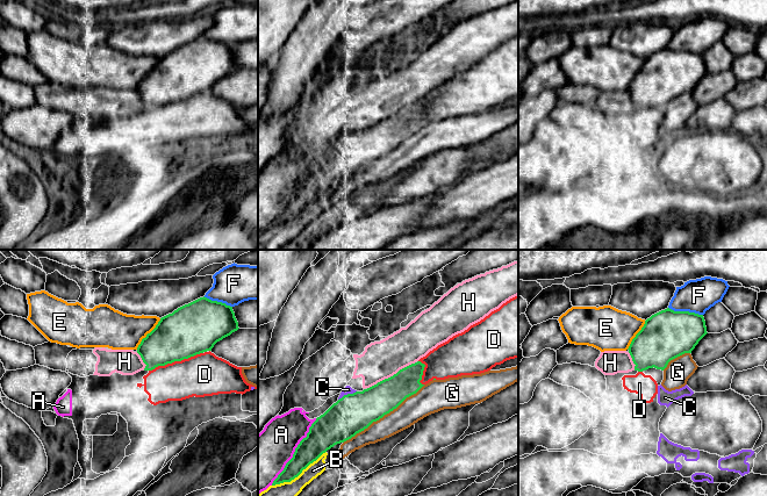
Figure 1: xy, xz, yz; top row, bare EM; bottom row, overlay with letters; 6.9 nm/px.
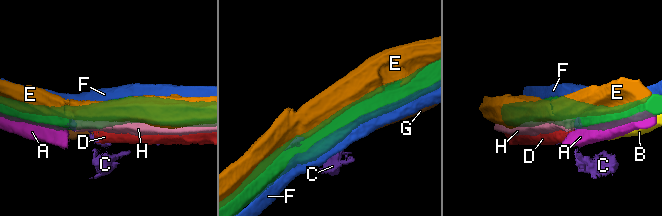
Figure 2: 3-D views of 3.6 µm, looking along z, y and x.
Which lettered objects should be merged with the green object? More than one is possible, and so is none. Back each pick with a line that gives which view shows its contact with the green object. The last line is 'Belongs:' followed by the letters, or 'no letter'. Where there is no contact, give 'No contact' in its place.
Belongs: no letter

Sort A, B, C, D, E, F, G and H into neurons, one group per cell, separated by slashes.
A D / B G / C / E / F / H

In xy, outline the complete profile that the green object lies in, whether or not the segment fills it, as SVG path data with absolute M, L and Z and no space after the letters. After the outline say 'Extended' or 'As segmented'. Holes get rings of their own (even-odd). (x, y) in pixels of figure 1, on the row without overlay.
M203 36L162 57L156 67L142 79L137 93L146 105L144 110L152 110L212 91L217 81L238 69L232 46Z. As segmented

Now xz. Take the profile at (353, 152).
M417 101L363 131L339 138L311 164L272 225L291 222L328 189L351 179L416 134L424 125L420 122L424 107Z. As segmented

